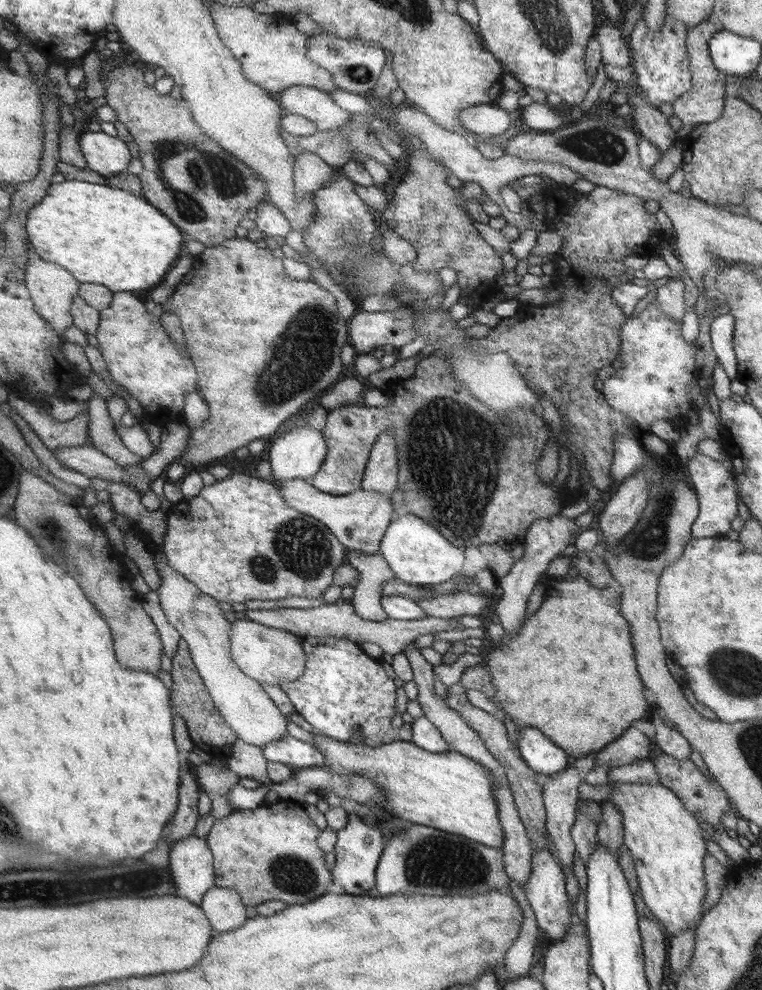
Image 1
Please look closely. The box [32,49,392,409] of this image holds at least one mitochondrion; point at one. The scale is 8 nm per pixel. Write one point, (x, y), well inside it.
(223, 175)

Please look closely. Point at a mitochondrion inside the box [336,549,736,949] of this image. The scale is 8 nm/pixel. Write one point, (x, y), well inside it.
(438, 861)

